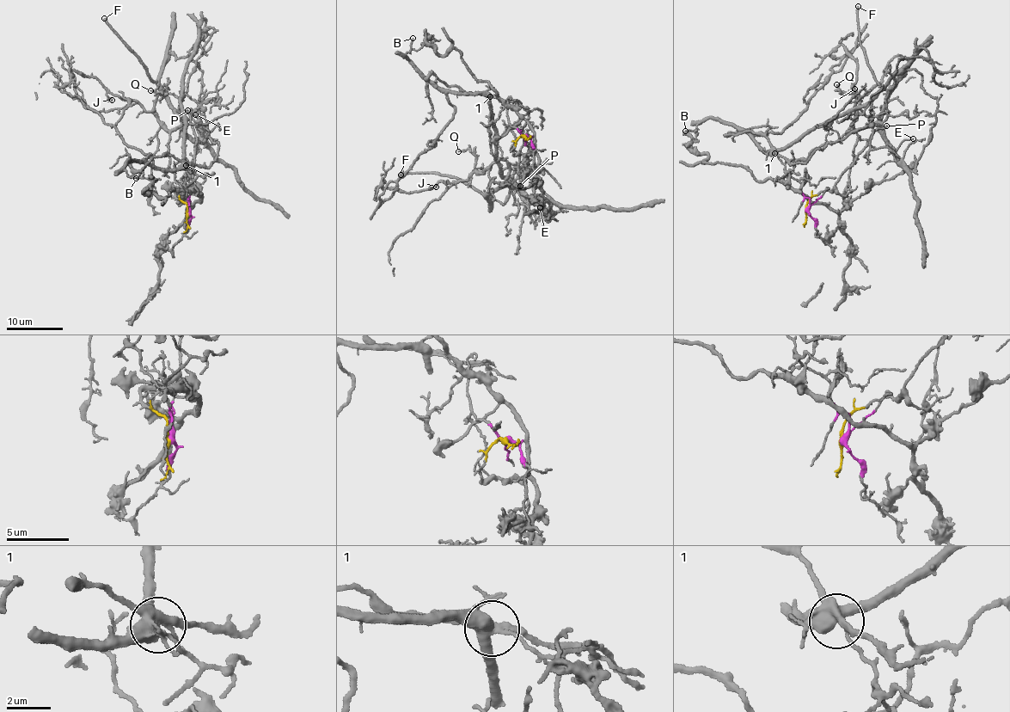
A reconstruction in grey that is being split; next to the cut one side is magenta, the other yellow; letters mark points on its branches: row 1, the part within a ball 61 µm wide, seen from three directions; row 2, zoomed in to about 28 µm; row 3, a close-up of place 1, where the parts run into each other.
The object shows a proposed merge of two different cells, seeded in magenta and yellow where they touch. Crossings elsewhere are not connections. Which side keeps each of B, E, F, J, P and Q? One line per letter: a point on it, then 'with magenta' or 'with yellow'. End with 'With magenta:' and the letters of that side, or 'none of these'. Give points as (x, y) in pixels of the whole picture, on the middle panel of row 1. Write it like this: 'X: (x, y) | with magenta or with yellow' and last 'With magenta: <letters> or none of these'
B: (413, 38) | with magenta
E: (540, 207) | with yellow
F: (400, 174) | with yellow
J: (436, 187) | with yellow
P: (520, 186) | with yellow
Q: (458, 151) | with yellow
With magenta: B

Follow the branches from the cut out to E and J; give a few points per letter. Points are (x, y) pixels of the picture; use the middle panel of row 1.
E: (524, 136), (513, 153), (529, 152), (528, 164), (517, 180), (530, 197), (547, 198), (545, 193), (540, 207)
J: (524, 136), (513, 153), (529, 152), (528, 164), (509, 183), (509, 164), (494, 161), (437, 187)

